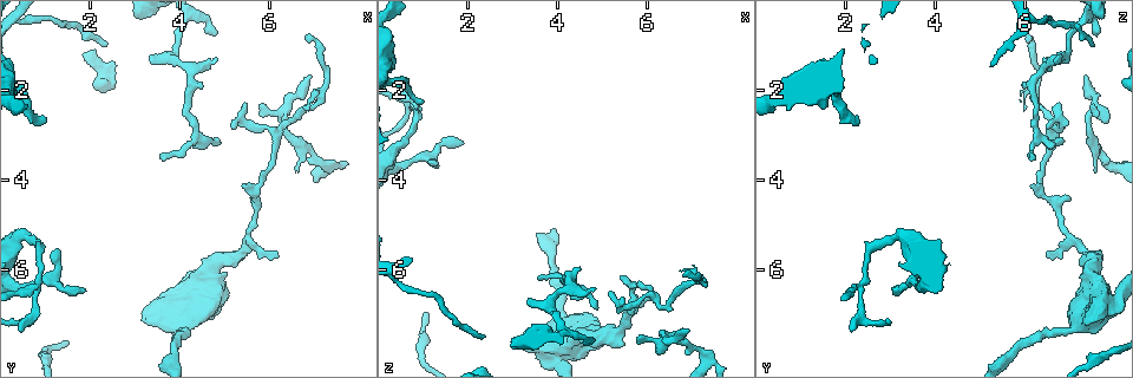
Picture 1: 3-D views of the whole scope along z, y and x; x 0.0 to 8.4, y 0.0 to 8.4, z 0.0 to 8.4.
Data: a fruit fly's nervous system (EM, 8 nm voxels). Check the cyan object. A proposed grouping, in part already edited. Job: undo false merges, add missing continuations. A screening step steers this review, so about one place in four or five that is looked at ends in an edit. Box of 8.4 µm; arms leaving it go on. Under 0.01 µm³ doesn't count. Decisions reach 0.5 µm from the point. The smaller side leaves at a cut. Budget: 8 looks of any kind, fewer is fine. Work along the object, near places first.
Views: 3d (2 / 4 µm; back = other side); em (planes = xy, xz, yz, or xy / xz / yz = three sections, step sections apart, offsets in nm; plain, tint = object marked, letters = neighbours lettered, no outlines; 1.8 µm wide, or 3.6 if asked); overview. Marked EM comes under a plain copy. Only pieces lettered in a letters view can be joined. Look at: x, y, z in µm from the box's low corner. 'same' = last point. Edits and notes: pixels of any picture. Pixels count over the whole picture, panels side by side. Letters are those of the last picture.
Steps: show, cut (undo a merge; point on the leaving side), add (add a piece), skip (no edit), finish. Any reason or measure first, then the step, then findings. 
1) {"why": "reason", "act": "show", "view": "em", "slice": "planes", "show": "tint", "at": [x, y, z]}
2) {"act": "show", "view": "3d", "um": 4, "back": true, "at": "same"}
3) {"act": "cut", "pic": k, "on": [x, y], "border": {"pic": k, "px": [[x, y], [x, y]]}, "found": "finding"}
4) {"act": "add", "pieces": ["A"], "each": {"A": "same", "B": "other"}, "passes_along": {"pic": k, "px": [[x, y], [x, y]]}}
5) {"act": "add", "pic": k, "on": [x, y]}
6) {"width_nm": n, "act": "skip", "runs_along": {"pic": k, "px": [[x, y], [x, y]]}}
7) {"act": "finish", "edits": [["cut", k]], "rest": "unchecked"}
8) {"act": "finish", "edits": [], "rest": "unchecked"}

{"act": "show", "view": "3d", "um": 2, "at": [2.35, 0.95, 7.55]}

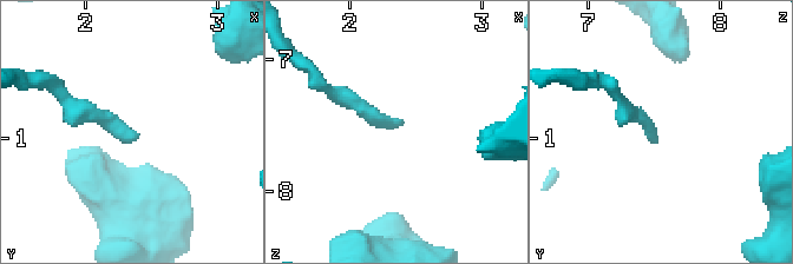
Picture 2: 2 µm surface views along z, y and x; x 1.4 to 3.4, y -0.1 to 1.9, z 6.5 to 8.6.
{"why": "need the tissue", "act": "show", "view": "em", "slice": "xz", "step": 8, "show": "tint", "at": [2.36, 0.98, 7.50]}

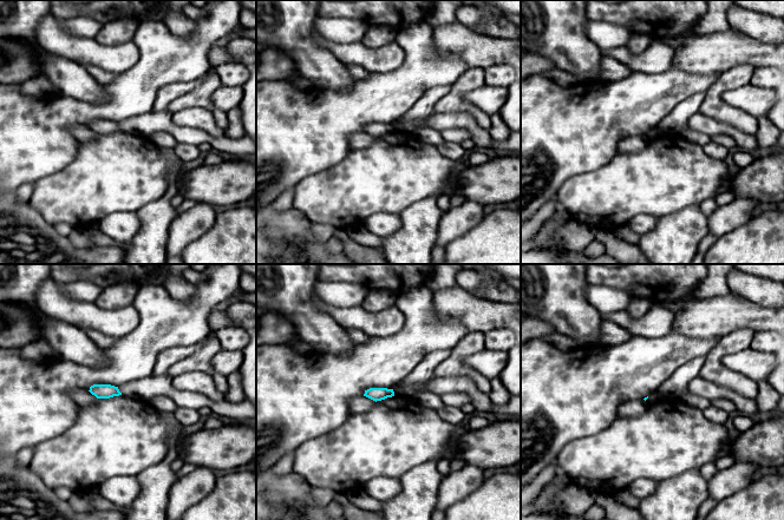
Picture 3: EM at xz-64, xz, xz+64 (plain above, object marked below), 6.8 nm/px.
{"act": "show", "view": "em", "slice": "xy", "step": 4, "show": "letters", "at": "same"}

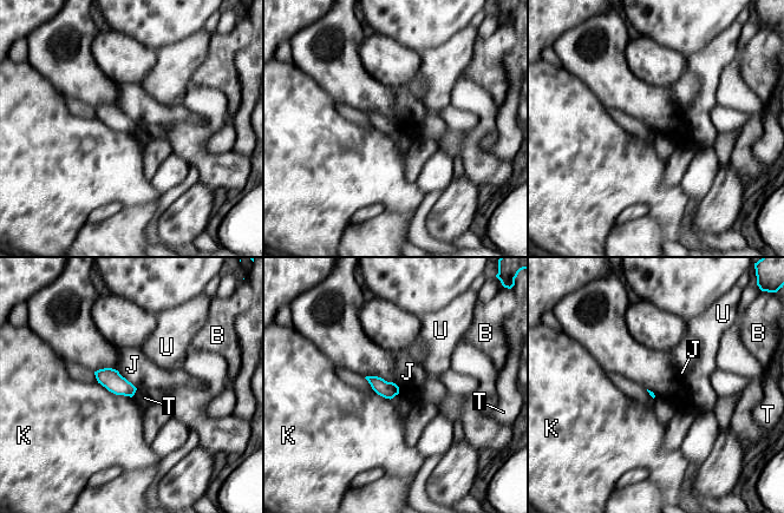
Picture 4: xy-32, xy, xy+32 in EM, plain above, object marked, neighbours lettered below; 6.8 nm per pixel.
{"act": "skip", "each": {"B": "other", "J": "other", "K": "other", "T": "other", "U": "other"}, "border": {"pic": 4, "px": [[117, 370], [136, 388]]}, "found": "none of them fits"}

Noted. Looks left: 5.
{"why": "thin end", "act": "show", "view": "em", "slice": "xy", "step": 4, "show": "letters", "at": [6.70, 2.35, 6.05]}

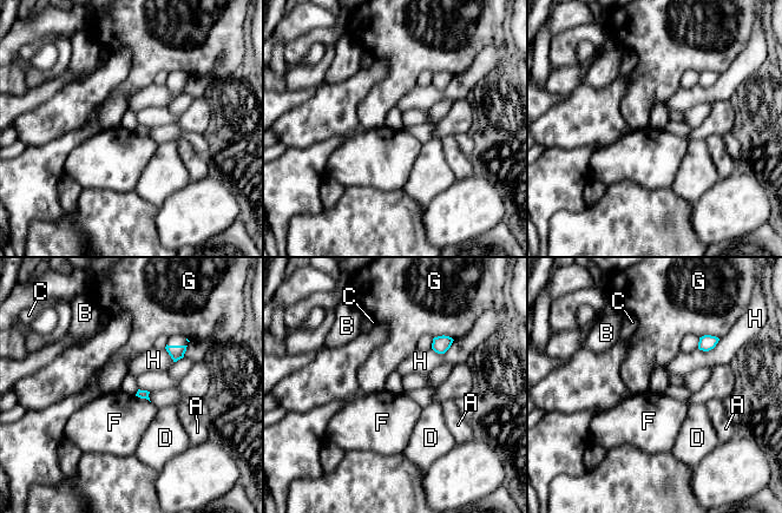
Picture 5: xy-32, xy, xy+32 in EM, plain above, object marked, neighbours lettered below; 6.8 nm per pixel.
{"longest_contact_nm": ["H", 170], "act": "skip", "each": {"A": "other", "B": "other", "C": "other", "D": "other", "F": "other", "G": "other", "H": "other"}, "border": {"pic": 5, "px": [[146, 399], [150, 402]]}, "found": "no lettered piece goes on from it"}

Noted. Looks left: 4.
{"why": "side arm on a straight run", "act": "show", "view": "em", "slice": "planes", "show": "letters", "at": [0.85, 6.25, 2.40]}

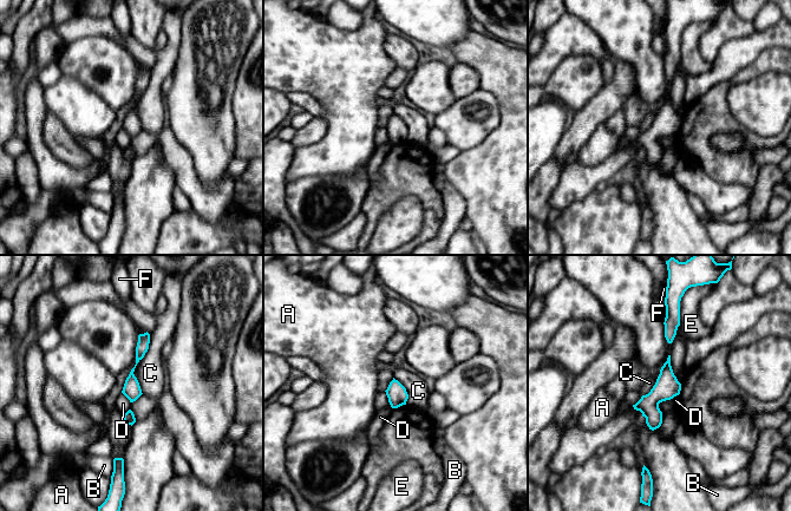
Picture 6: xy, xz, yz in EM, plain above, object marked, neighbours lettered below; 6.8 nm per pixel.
{"act": "skip", "each": {"A": "other", "B": "other", "C": "other", "D": "other", "E": "other", "F": "other"}, "border": {"pic": 6, "px": [[150, 334], [133, 372], [142, 393]]}, "found": "one neuron here"}

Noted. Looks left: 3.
{"act": "finish", "edits": [], "rest": "unchecked"}

